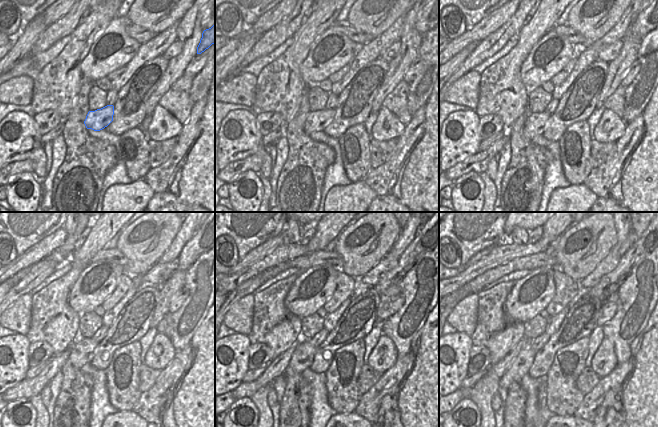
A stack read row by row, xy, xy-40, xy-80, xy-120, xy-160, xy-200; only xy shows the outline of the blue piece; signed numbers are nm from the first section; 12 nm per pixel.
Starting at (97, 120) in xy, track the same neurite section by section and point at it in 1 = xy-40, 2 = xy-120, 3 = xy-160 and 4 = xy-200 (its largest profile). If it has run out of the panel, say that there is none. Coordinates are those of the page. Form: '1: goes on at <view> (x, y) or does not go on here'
1: goes on at xy-40 (317, 121)
2: goes on at xy-120 (81, 351)
3: goes on at xy-160 (303, 356)
4: goes on at xy-200 (519, 368)

